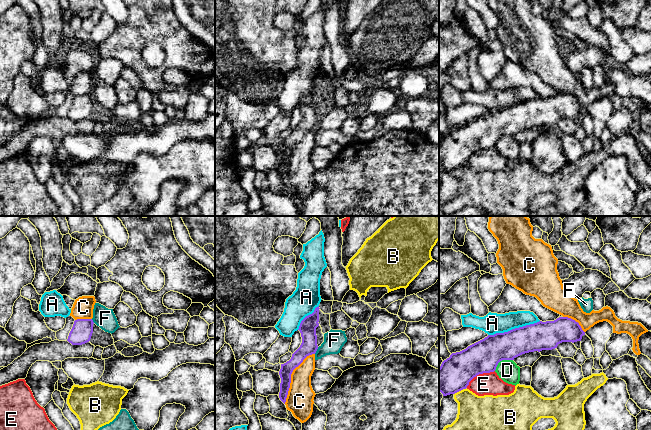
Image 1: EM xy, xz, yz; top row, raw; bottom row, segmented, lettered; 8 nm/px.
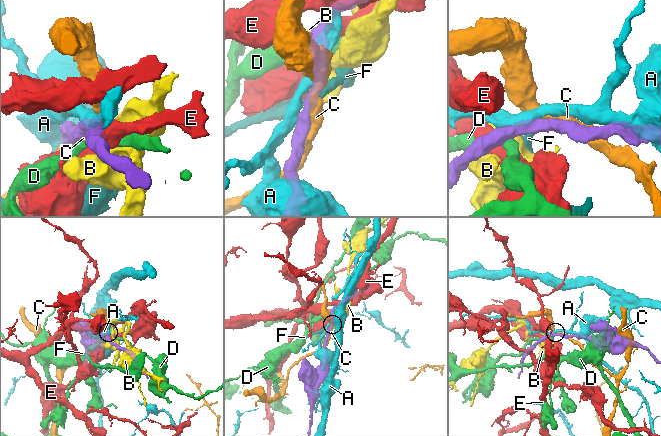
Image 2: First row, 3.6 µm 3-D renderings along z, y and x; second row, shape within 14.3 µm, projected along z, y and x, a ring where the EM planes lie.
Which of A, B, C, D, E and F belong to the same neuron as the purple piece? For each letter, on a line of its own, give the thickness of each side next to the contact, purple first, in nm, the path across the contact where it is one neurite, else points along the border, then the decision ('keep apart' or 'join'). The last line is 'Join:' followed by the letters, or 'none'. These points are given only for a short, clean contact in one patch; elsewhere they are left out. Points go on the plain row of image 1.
A: 220 nm thick on the purple side, 170 nm on the other; keep apart
B: 260 nm thick on the purple side, 280 nm on the other; keep apart
C: 110 nm thick on the purple side, 220 nm on the other; keep apart
D: 260 nm thick on the purple side, 170 nm on the other; border along yz (512, 135), (502, 135), (494, 146); keep apart
E: 260 nm thick on the purple side, 180 nm on the other; keep apart
F: 140 nm thick on the purple side, 170 nm on the other; border along xz (318, 123), (314, 129); keep apart
Join: none

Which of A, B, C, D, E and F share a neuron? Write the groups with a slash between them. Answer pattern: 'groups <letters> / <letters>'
groups A / B / C / D / E / F

